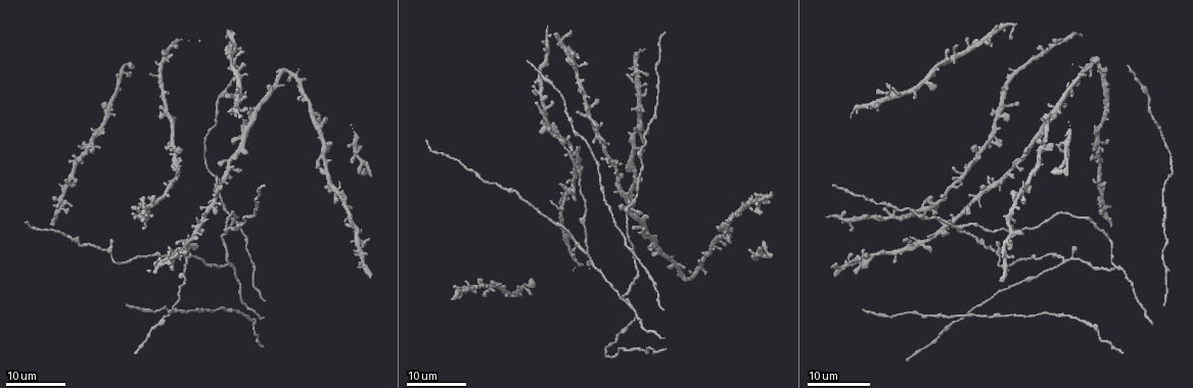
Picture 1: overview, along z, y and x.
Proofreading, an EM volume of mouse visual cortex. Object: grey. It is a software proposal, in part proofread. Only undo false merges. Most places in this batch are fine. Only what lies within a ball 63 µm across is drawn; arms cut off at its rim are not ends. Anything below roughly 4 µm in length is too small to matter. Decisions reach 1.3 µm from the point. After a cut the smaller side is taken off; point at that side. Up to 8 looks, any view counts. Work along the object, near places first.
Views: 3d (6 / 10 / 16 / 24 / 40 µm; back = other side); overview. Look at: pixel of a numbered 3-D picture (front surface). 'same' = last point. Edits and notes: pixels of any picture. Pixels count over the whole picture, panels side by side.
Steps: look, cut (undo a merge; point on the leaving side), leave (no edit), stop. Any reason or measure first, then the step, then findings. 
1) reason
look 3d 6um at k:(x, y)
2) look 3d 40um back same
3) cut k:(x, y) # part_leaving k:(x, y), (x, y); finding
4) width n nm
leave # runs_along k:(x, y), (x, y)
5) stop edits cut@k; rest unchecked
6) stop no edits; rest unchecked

three-way junction
look 3d 16um at 1:(628, 301)

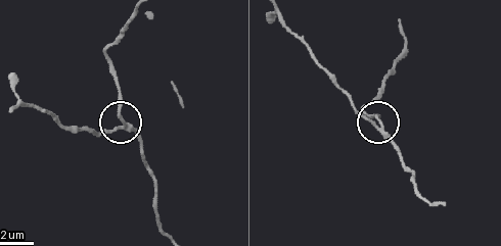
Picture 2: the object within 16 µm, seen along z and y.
look 3d 6um at 2:(375, 123)

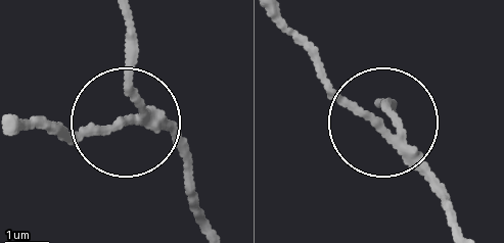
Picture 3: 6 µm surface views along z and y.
arms 3
leave # runs_along 3:(124, 15), (132, 125), (161, 129), (190, 154); one neuron here

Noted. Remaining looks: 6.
look 3d 24um at 1:(1062, 260)

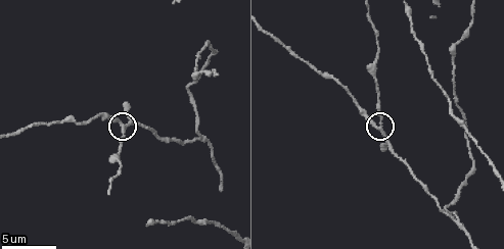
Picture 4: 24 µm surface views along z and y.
zoom in
look 3d 6um at 4:(120, 123)

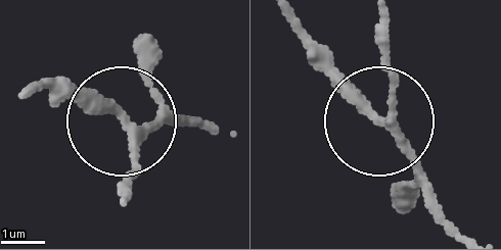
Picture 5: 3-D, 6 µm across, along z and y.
width 240 nm
leave # runs_along 5:(209, 131), (190, 119), (131, 119), (47, 80); all the same neuron

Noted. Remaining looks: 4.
look 3d 16um at 1:(863, 258)

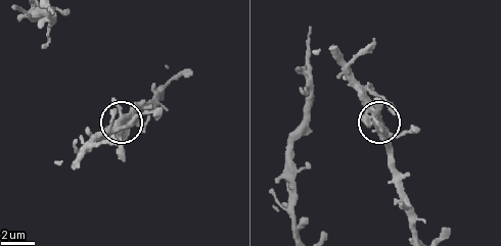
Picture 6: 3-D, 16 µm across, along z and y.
look 3d 6um at 6:(119, 116)

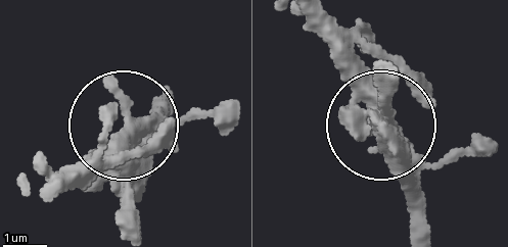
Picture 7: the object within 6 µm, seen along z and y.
leave # continuous, no second neuron

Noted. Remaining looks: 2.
look 3d 16um at 1:(562, 141)

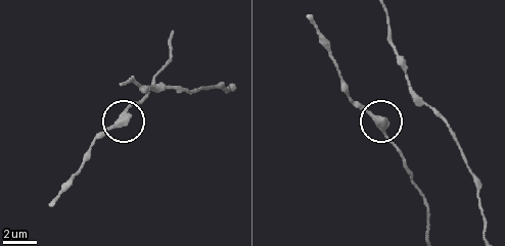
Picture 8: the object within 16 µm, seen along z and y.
look 3d 6um at 8:(383, 121)

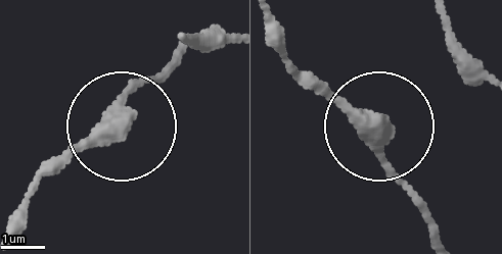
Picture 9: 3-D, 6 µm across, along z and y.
leave # runs_along 9:(437, 234), (381, 135), (301, 72); continuous, no second neuron

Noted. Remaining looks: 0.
stop no edits; rest unchecked

